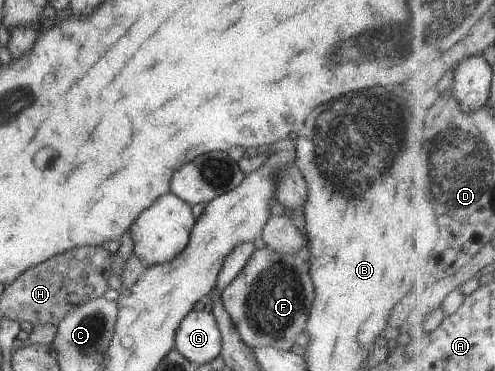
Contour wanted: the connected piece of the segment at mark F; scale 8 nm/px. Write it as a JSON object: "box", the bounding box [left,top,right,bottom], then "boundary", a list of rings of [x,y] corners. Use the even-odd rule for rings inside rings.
{"box":[222,247,314,351],"boundary":[[[308,247],[287,255],[256,248],[240,274],[222,290],[222,306],[232,318],[242,342],[251,349],[260,346],[292,351],[294,338],[304,330],[308,308],[314,300],[314,284],[310,278]]]}

